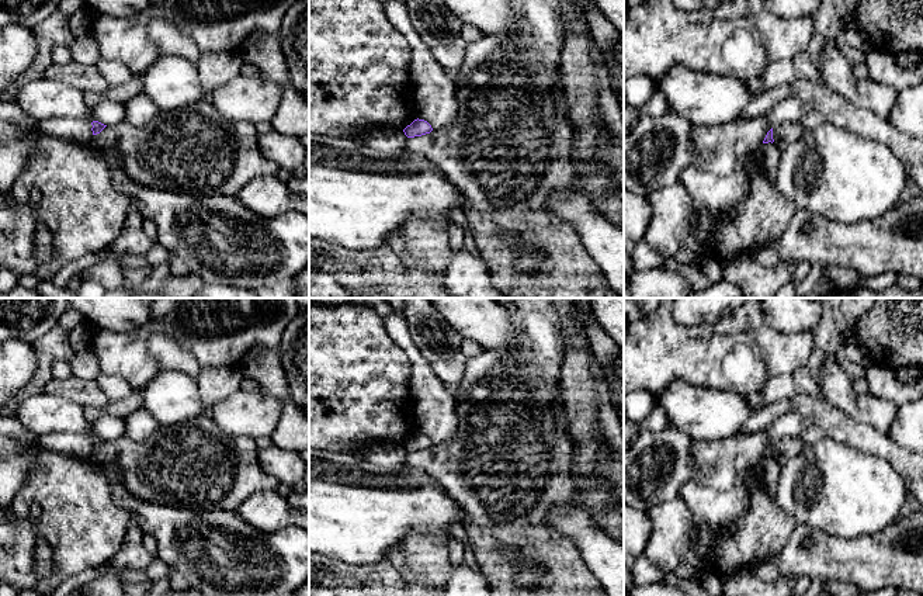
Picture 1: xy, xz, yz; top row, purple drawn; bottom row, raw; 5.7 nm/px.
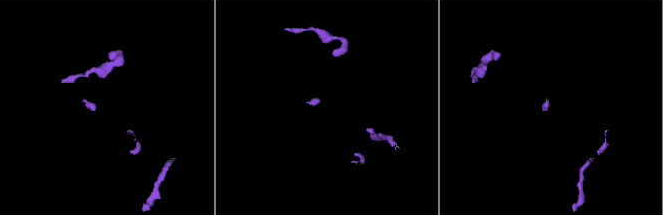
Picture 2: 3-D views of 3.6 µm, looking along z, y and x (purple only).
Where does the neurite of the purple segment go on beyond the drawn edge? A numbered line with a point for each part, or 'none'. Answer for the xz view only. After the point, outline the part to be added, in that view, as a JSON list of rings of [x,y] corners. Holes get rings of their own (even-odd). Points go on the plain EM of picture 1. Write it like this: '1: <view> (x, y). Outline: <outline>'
none

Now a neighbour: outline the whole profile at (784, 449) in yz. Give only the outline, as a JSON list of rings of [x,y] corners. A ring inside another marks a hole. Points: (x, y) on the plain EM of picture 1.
[[[783,437],[773,441],[773,454],[783,468],[792,457],[801,454],[805,444],[798,437]]]

